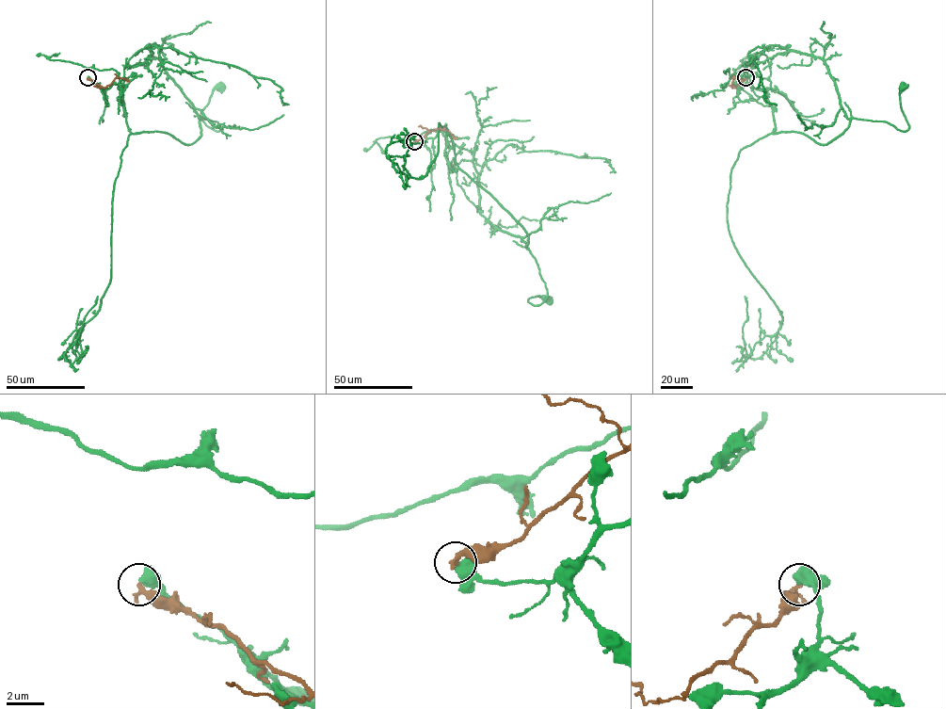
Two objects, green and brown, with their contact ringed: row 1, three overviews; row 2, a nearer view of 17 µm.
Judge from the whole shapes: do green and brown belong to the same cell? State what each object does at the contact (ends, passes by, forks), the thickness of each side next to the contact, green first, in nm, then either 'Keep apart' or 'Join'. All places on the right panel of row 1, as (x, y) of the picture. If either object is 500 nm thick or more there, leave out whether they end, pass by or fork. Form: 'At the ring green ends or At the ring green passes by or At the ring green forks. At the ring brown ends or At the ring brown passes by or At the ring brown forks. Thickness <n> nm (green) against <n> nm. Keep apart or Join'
Thickness 700 nm (green) against 340 nm. Keep apart

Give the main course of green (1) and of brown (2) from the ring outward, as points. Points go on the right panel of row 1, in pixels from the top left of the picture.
1: (745, 77), (735, 85), (765, 92), (773, 133), (821, 144), (851, 118), (906, 131), (902, 87)
2: (745, 77), (734, 88), (732, 84), (733, 77), (742, 82)

